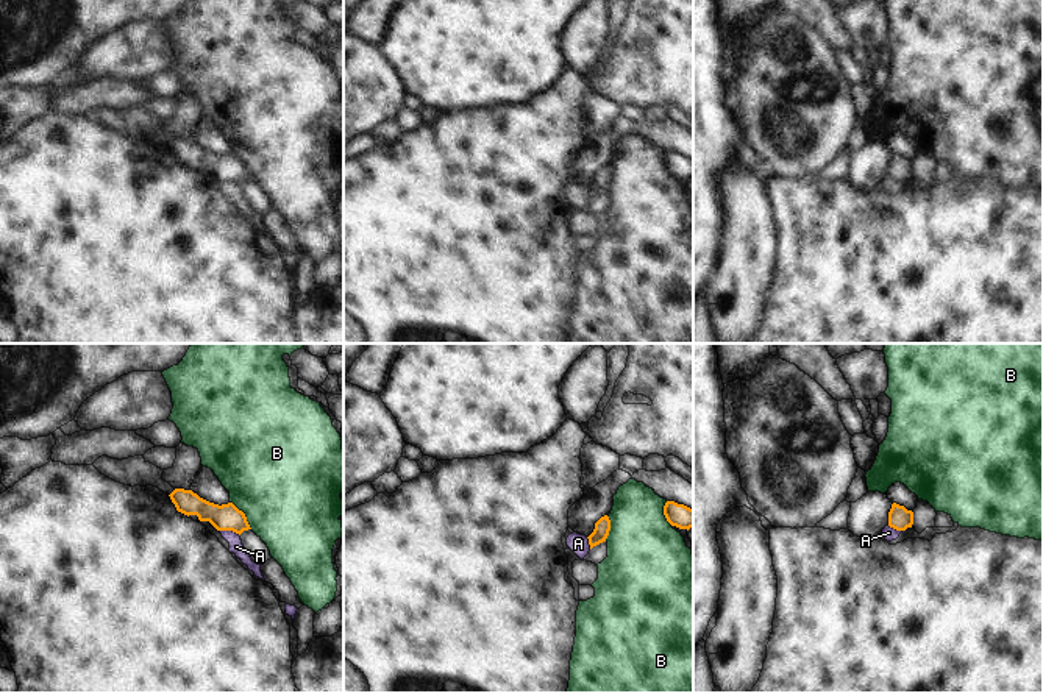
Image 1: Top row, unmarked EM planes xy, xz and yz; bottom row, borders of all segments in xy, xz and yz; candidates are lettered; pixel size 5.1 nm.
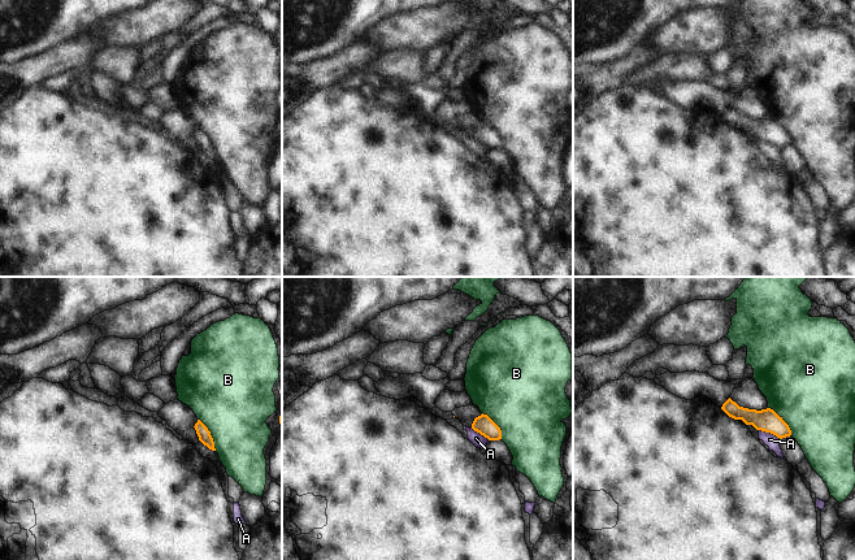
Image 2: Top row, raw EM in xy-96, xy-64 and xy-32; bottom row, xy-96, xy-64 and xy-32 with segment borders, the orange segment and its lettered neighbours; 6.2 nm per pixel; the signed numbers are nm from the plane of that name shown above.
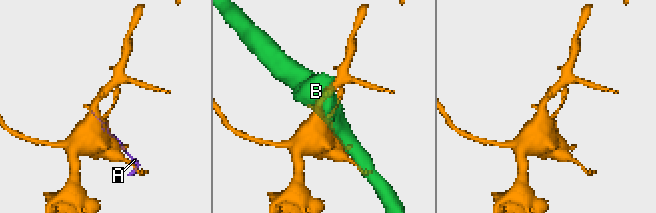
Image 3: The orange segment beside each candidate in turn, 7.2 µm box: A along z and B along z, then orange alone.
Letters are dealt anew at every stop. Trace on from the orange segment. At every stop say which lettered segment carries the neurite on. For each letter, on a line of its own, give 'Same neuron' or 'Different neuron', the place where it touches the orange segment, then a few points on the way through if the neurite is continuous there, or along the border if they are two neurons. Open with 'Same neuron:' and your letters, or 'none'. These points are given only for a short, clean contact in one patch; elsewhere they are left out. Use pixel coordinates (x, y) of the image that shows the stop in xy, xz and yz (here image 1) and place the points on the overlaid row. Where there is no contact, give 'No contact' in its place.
Same neuron: none
A: Different neuron. Touches orange at xy (230, 529). Boundary: xy (219, 529), (231, 529), (239, 536)
B: Different neuron. Touches orange at xy (244, 514)

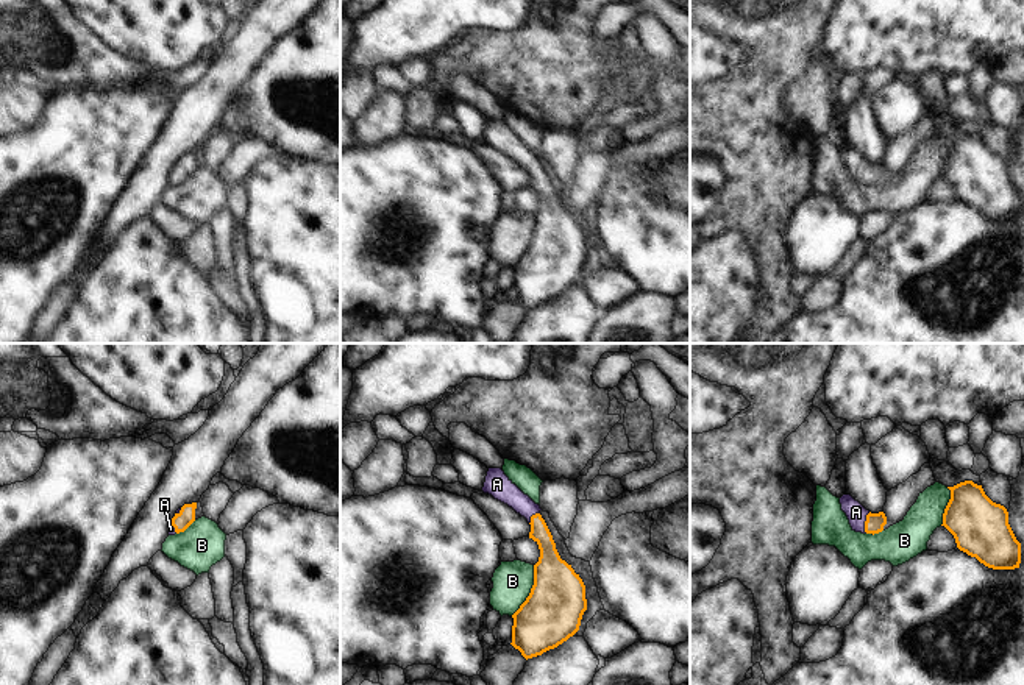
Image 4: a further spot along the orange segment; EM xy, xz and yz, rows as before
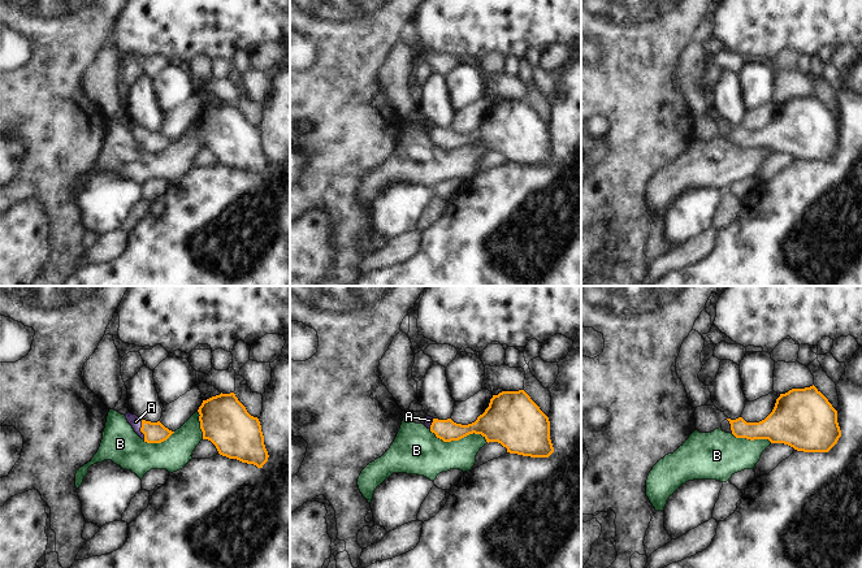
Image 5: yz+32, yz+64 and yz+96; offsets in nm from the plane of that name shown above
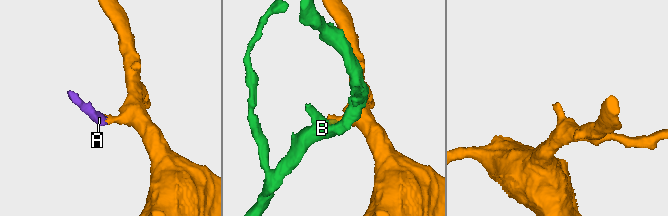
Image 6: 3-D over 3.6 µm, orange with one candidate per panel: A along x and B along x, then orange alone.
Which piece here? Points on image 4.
Same neuron: A
A: Same neuron. Touches orange at yz (865, 523). Path across: yz (874, 523), (865, 523), (856, 512)
B: Different neuron. Touches orange at xz (531, 590)

